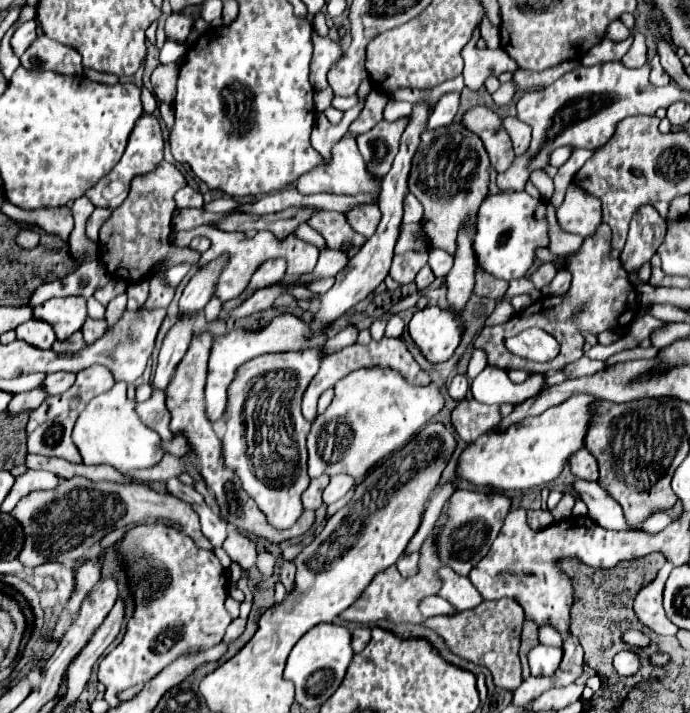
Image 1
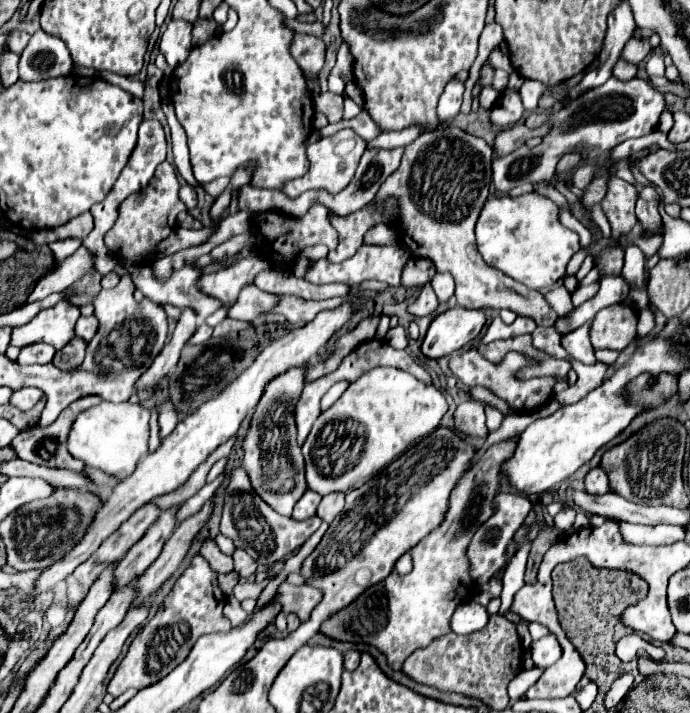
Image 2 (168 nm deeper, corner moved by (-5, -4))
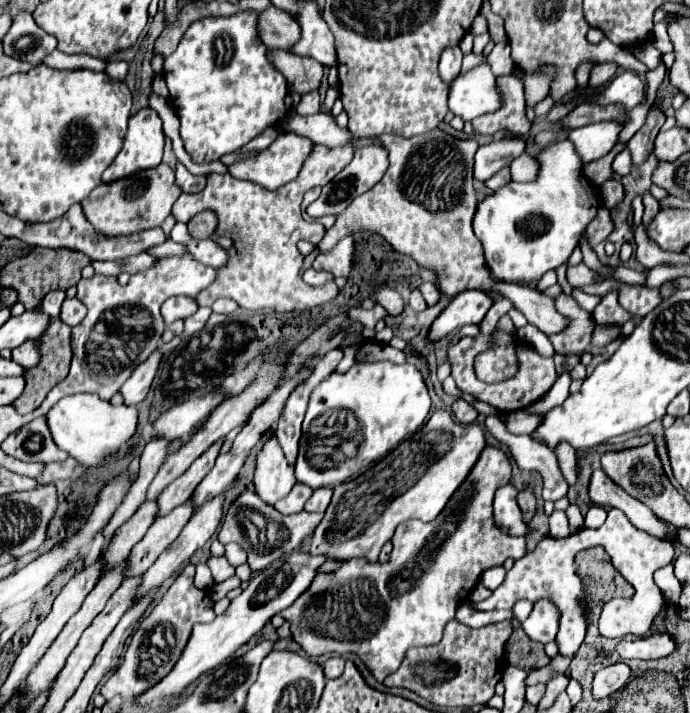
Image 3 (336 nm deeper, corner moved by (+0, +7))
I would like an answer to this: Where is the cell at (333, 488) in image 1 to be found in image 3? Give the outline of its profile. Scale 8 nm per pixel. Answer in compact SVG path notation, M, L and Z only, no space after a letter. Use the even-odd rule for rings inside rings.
M321 487L321 489L315 489L313 495L309 497L307 505L305 505L305 511L319 511L319 513L325 513L329 501L331 501L331 495L333 495L333 489L331 487Z

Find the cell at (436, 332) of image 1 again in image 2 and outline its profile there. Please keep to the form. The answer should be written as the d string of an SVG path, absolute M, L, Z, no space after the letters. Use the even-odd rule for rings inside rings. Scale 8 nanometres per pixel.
M460 306L446 310L444 314L436 316L428 328L422 344L424 356L442 358L460 350L480 334L484 322L486 316L482 310L468 310Z

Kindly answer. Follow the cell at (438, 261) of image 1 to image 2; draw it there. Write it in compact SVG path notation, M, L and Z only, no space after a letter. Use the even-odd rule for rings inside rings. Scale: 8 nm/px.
M436 274L430 282L430 286L434 288L434 294L438 298L440 304L444 304L446 300L450 300L450 296L454 294L454 280L450 274Z

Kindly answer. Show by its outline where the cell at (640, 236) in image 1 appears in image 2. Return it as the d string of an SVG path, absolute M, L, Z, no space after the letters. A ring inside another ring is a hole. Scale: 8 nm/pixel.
M644 186L638 194L636 202L636 216L646 232L656 232L662 228L662 218L658 214L658 194L654 188Z

